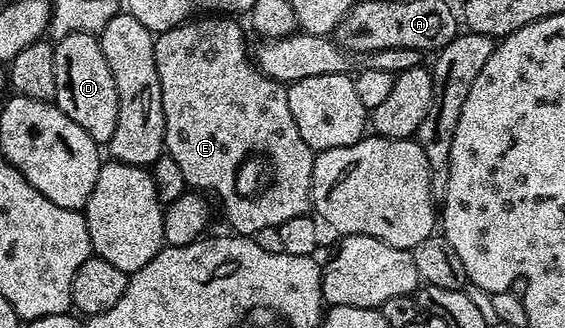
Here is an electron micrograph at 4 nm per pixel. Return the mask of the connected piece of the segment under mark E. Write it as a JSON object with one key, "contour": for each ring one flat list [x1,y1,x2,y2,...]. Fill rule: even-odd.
{"contour":[[199,16,164,30,156,37,155,59,163,105,163,145,166,153,177,160,188,187,219,197,223,214,236,235,259,236,262,230,274,231,285,224,285,220,293,220,293,216,301,216,312,209,311,181,315,154,309,144,301,140,297,124,293,124,287,86,259,69,249,50,247,54,247,38,242,28,231,18,234,17],[247,150,267,150,267,154,271,154,271,162,275,162,275,168,279,170,275,190,271,190,271,194,263,194,263,198,255,198,255,202,243,202,231,194,231,174,235,174,235,166,239,166,239,158,243,158]]}

